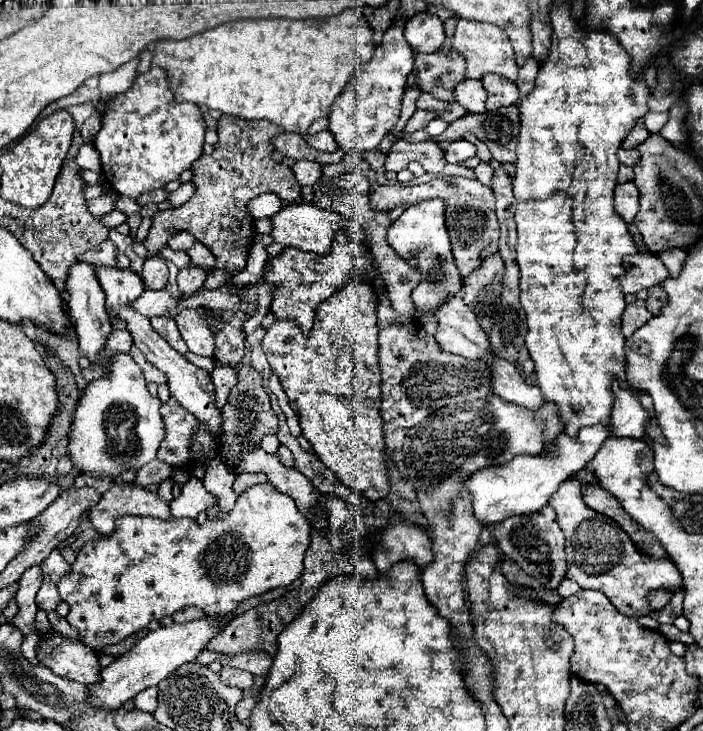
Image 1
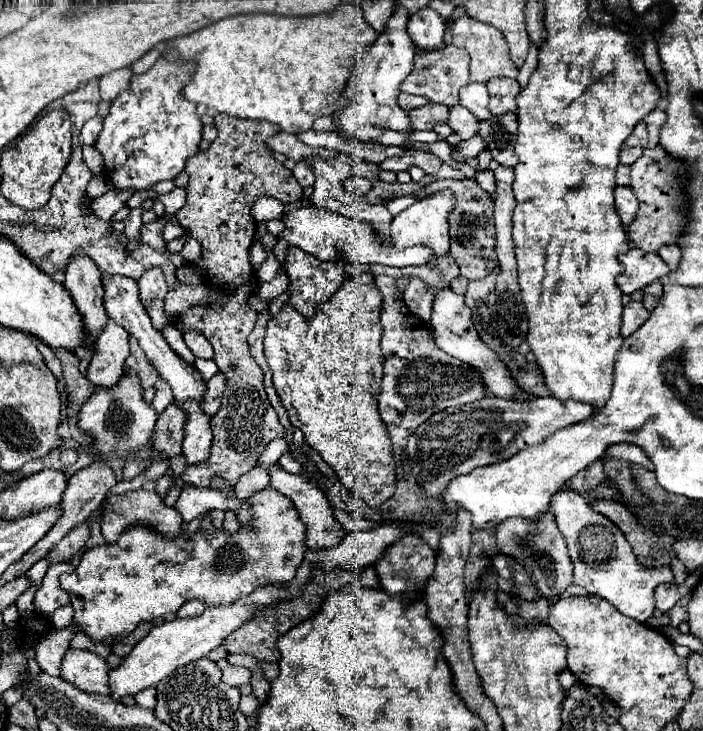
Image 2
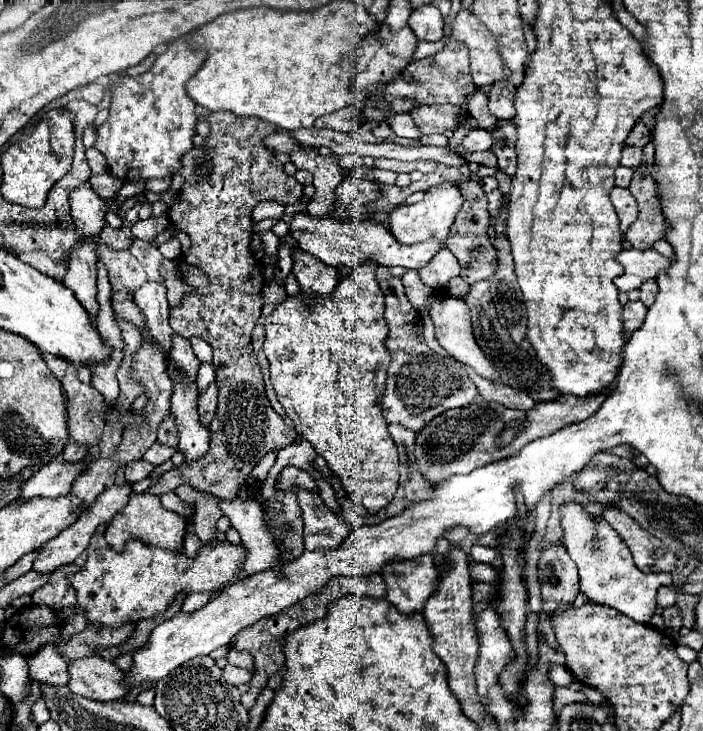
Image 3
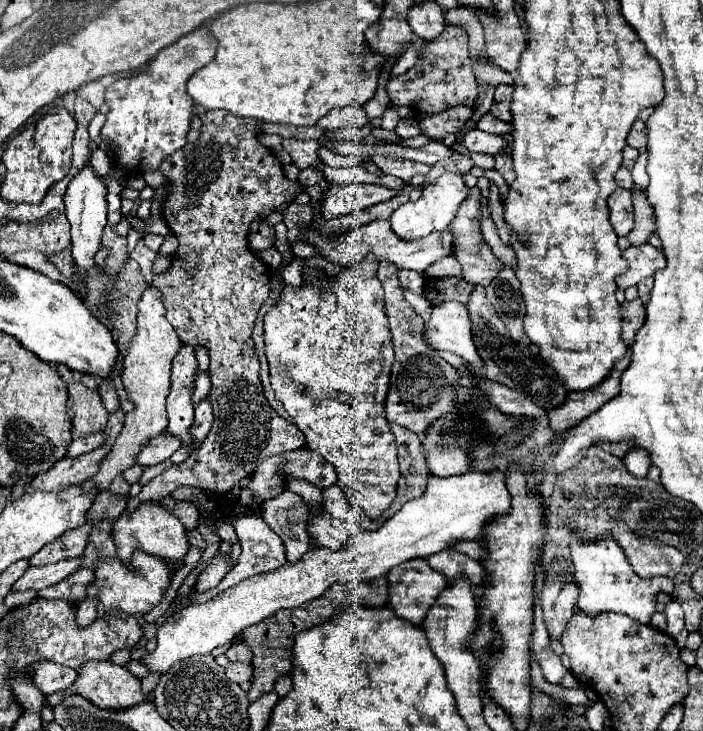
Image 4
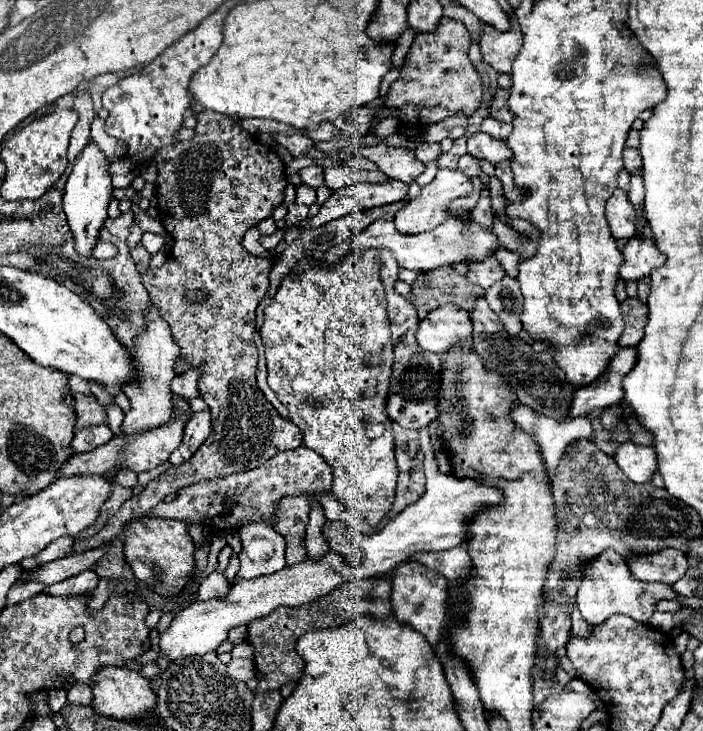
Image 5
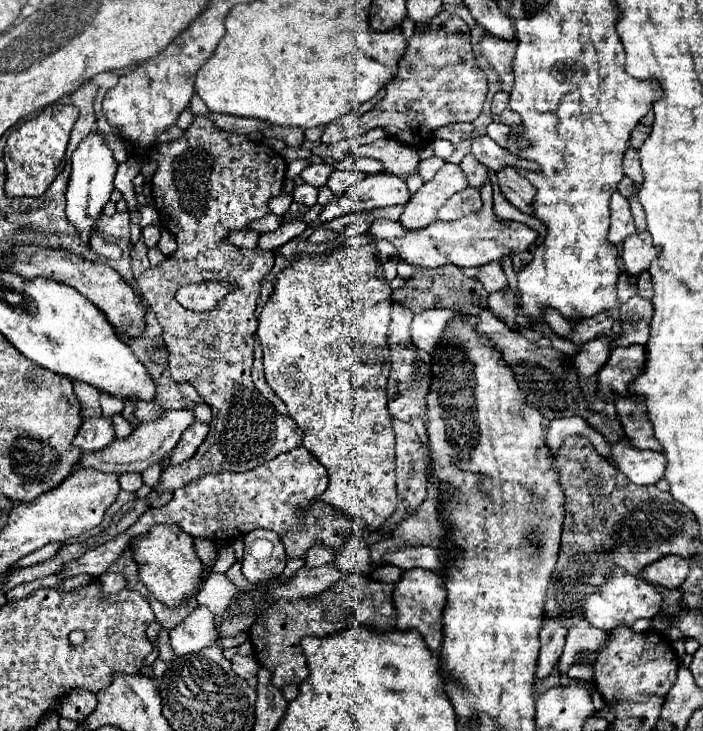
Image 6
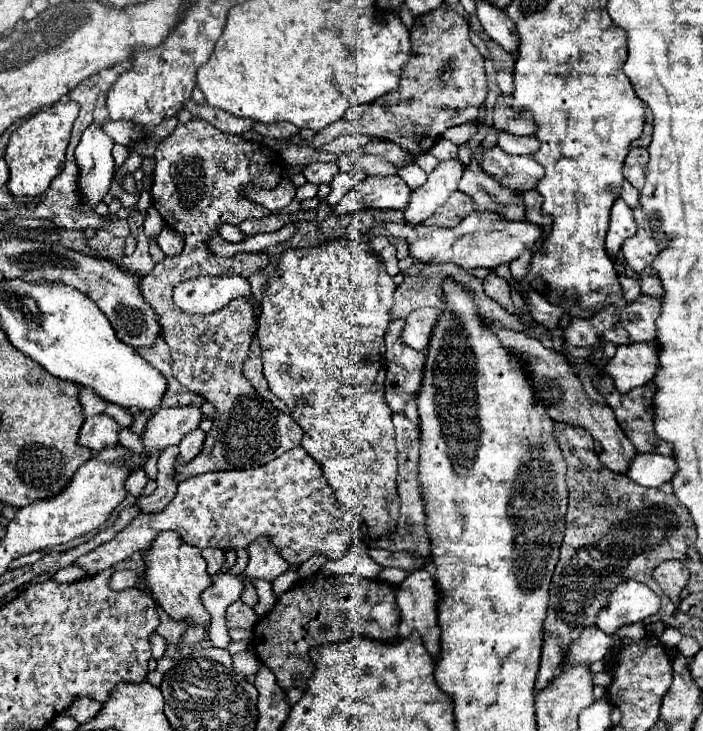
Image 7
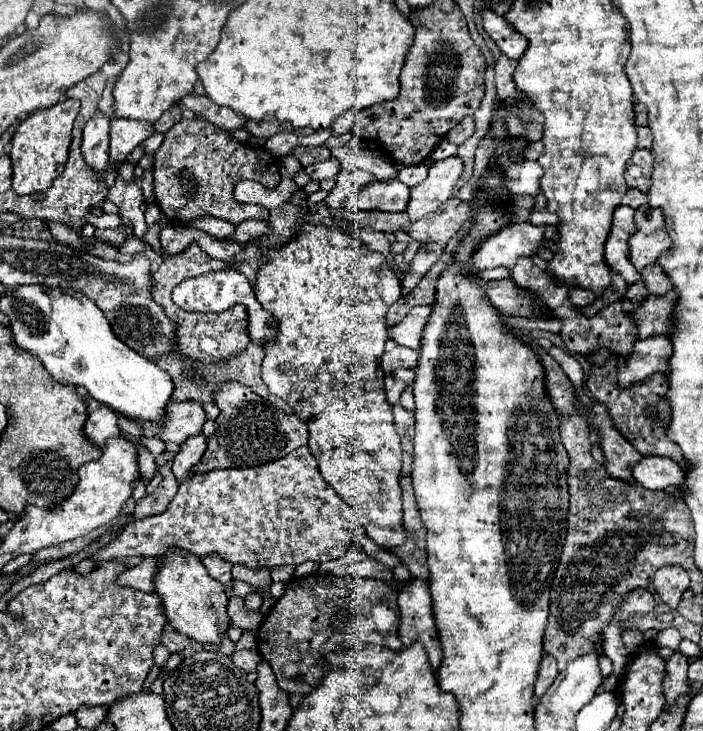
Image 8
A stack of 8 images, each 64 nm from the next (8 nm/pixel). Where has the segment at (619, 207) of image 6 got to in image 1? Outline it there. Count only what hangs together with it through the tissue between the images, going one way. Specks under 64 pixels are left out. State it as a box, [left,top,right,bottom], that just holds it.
[614,182,638,224]

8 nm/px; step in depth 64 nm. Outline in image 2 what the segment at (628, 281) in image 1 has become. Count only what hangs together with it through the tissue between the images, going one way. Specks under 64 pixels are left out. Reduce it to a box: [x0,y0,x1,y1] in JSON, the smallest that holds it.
[616,248,670,294]

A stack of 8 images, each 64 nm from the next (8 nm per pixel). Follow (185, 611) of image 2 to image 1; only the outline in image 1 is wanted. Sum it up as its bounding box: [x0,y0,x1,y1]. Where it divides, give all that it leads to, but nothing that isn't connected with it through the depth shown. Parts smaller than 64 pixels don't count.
[172,607,205,623]

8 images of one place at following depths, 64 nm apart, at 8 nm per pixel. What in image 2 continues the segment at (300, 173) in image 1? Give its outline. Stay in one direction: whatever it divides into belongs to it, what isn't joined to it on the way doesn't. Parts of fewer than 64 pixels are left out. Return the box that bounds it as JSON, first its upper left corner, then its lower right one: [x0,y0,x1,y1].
[294,162,314,186]

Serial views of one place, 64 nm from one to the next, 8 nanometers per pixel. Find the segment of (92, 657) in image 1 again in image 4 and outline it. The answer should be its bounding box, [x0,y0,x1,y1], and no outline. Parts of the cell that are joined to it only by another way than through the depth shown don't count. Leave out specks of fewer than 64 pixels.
[47,660,148,710]

